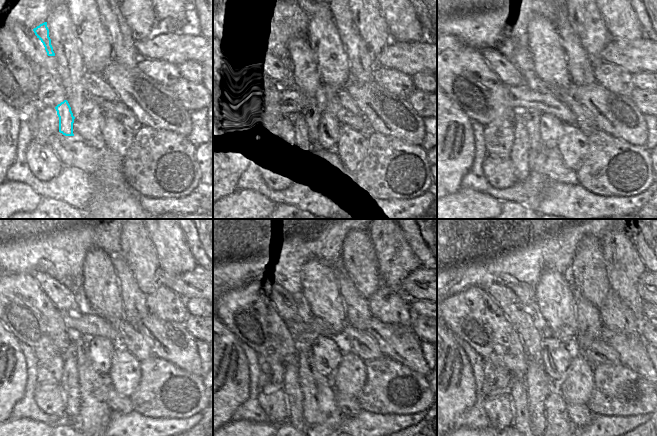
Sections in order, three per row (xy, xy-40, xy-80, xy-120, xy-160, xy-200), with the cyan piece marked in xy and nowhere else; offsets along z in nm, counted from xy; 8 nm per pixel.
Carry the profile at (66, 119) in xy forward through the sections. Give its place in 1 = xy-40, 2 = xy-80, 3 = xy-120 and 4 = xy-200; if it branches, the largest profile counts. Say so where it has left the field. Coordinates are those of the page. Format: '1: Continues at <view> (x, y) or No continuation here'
1: Continues at xy-40 (295, 135)
2: Continues at xy-80 (519, 155)
3: Continues at xy-120 (69, 382)
4: Continues at xy-200 (517, 390)

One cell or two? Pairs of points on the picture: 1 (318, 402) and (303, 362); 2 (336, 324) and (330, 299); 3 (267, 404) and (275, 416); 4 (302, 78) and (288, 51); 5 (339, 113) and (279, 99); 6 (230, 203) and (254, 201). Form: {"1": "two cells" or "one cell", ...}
{"1": "one cell", "2": "one cell", "3": "one cell", "4": "one cell", "5": "one cell", "6": "one cell"}

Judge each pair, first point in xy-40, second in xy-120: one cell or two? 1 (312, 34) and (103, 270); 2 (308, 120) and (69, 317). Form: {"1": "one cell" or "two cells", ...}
{"1": "one cell", "2": "two cells"}

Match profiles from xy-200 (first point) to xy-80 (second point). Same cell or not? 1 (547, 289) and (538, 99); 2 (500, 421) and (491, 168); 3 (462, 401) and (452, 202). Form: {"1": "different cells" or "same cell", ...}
{"1": "different cells", "2": "same cell", "3": "different cells"}

